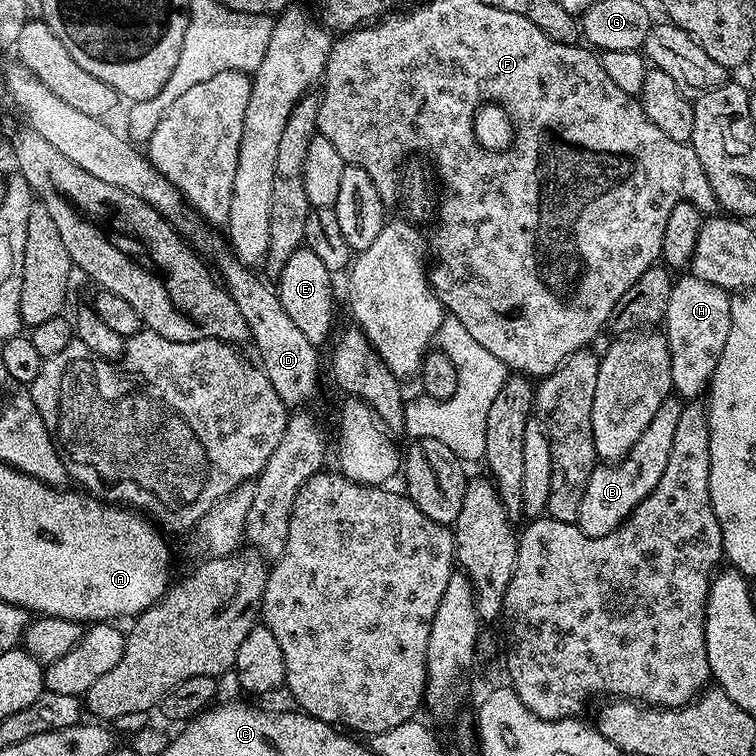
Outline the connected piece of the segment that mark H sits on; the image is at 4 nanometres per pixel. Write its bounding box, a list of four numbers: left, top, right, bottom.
[662,275,730,402]

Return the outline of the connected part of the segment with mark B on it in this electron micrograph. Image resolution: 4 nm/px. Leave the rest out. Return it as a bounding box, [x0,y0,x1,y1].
[576,398,682,538]

